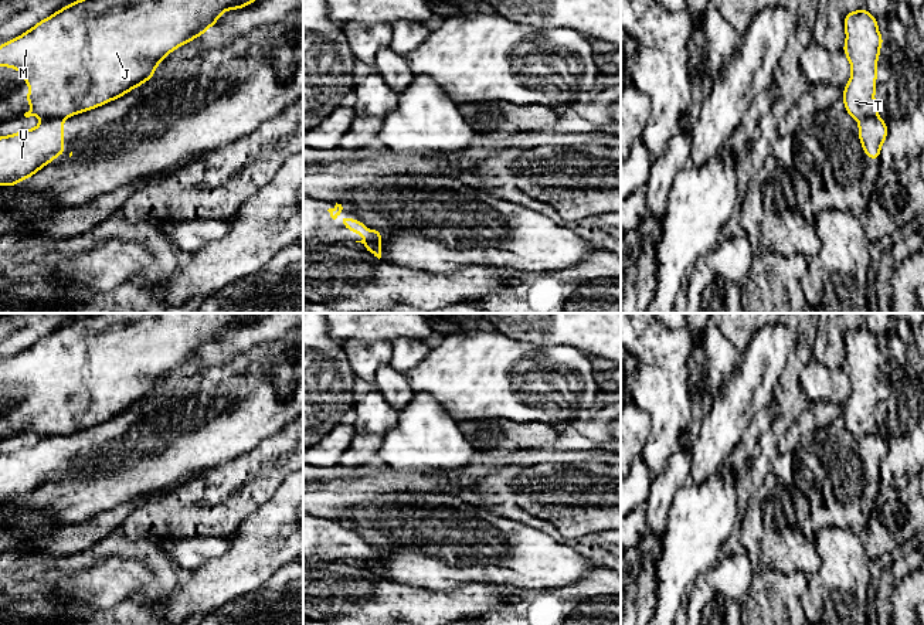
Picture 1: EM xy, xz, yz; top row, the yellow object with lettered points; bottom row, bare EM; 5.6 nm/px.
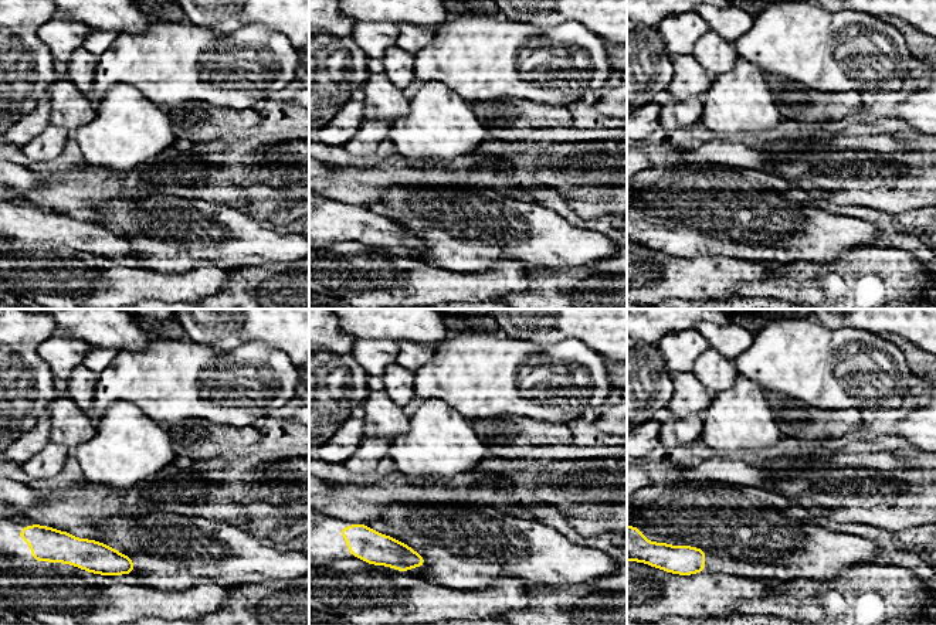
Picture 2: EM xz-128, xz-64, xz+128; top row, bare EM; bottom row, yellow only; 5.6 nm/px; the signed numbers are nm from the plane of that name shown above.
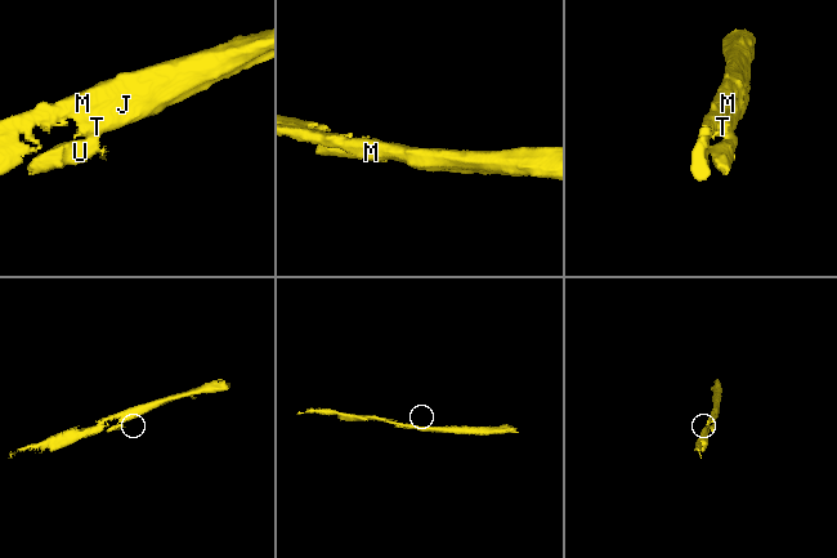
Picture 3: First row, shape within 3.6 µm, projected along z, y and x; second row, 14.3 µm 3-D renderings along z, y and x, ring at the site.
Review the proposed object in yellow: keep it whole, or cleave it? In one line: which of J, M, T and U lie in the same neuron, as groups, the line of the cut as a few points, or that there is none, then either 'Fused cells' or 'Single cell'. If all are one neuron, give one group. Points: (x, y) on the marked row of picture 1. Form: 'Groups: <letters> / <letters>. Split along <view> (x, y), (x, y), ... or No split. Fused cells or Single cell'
Groups: J M T / U. Split along xy (63, 116), (44, 119). Fused cells

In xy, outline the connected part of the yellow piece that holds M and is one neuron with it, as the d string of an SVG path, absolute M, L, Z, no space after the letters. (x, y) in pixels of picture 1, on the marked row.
M77 0L38 21L28 31L0 45L0 67L24 75L33 108L24 116L44 119L69 118L115 101L147 82L156 67L183 44L201 37L227 10L244 9L257 0Z

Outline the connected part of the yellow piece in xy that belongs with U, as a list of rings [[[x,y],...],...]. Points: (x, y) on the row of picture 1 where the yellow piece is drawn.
[[[64,118],[44,119],[34,129],[0,136],[0,186],[14,187],[65,152]]]

